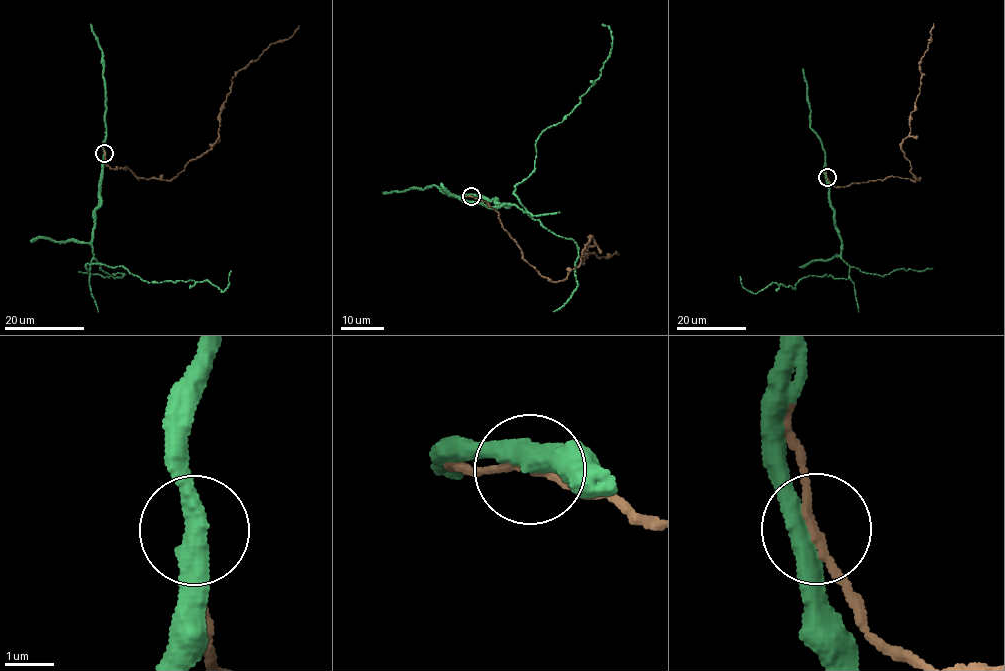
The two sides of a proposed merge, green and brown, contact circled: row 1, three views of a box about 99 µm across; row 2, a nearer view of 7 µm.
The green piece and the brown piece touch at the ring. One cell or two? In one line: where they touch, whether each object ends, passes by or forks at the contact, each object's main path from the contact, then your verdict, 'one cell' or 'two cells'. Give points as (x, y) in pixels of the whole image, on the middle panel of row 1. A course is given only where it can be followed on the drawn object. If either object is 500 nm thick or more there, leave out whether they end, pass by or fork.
place (471, 196); green passes by; brown passes by; course green (470, 196), (527, 211), (515, 186), (534, 169), (537, 138), (571, 112), (601, 73), (612, 42), (603, 24); course brown (471, 196), (498, 213), (523, 258), (552, 281), (578, 266), (591, 236), (582, 261), (618, 254); one cell

